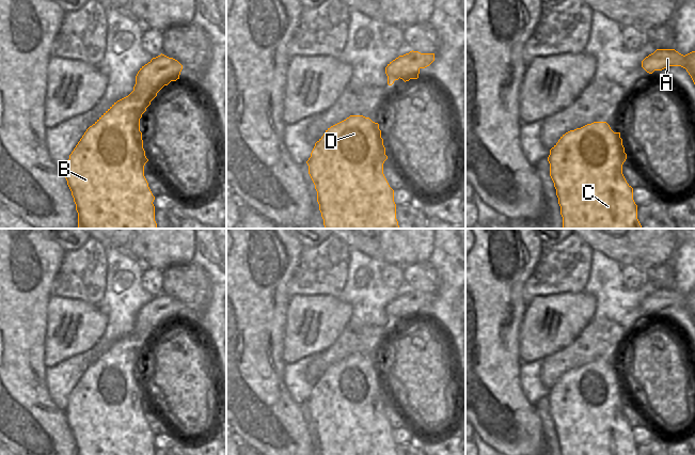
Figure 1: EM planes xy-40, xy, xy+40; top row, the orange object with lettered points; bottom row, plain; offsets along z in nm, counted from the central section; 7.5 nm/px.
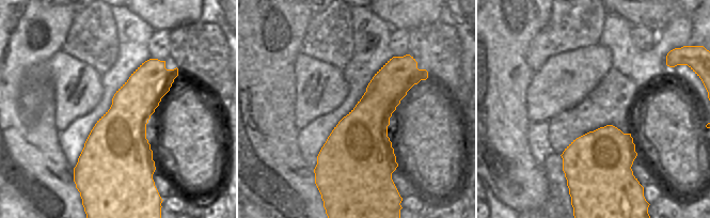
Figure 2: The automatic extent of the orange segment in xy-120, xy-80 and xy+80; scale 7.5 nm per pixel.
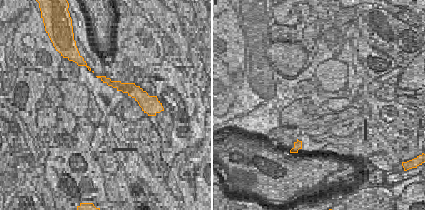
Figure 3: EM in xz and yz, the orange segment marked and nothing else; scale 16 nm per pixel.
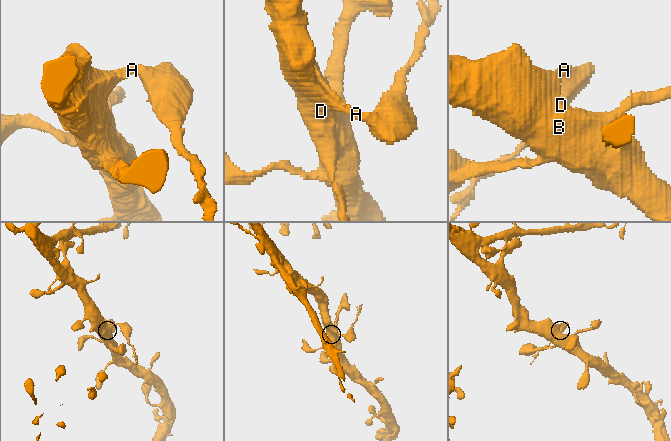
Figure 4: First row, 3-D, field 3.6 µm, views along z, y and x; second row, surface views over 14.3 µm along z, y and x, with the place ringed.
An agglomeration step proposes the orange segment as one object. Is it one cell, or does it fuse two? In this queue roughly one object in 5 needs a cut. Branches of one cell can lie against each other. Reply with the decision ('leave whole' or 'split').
split

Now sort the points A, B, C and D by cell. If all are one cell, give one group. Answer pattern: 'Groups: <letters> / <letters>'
Groups: A / B C D

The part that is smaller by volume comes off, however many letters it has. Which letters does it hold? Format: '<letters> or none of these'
A

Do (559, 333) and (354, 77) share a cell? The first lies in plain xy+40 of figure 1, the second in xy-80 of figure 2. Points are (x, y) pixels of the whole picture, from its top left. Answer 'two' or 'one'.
two

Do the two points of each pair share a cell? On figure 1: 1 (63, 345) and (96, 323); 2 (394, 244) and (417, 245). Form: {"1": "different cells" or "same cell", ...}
{"1": "same cell", "2": "same cell"}

